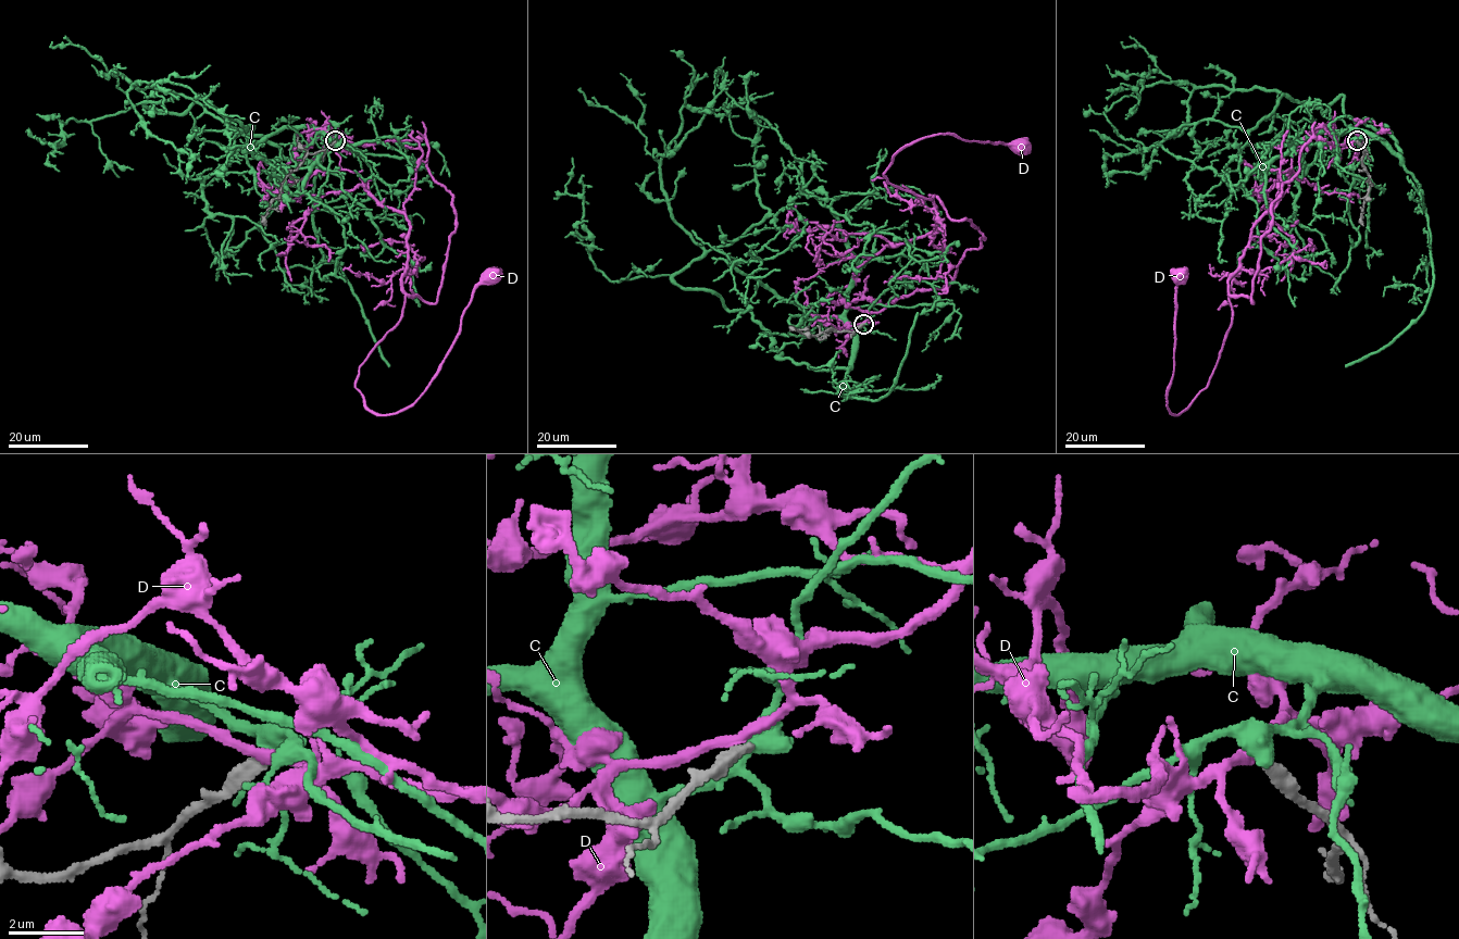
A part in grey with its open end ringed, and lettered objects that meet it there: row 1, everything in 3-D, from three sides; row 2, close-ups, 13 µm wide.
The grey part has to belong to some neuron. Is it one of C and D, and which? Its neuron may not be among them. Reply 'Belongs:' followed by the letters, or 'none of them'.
Belongs: none of them

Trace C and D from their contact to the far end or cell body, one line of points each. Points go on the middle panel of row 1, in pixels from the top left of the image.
C: (863, 324), (839, 220), (805, 190), (709, 251), (673, 217), (656, 159), (714, 83)
D: (863, 323), (919, 290), (945, 289), (984, 238), (934, 196), (887, 180), (893, 158), (934, 135), (1019, 145)

